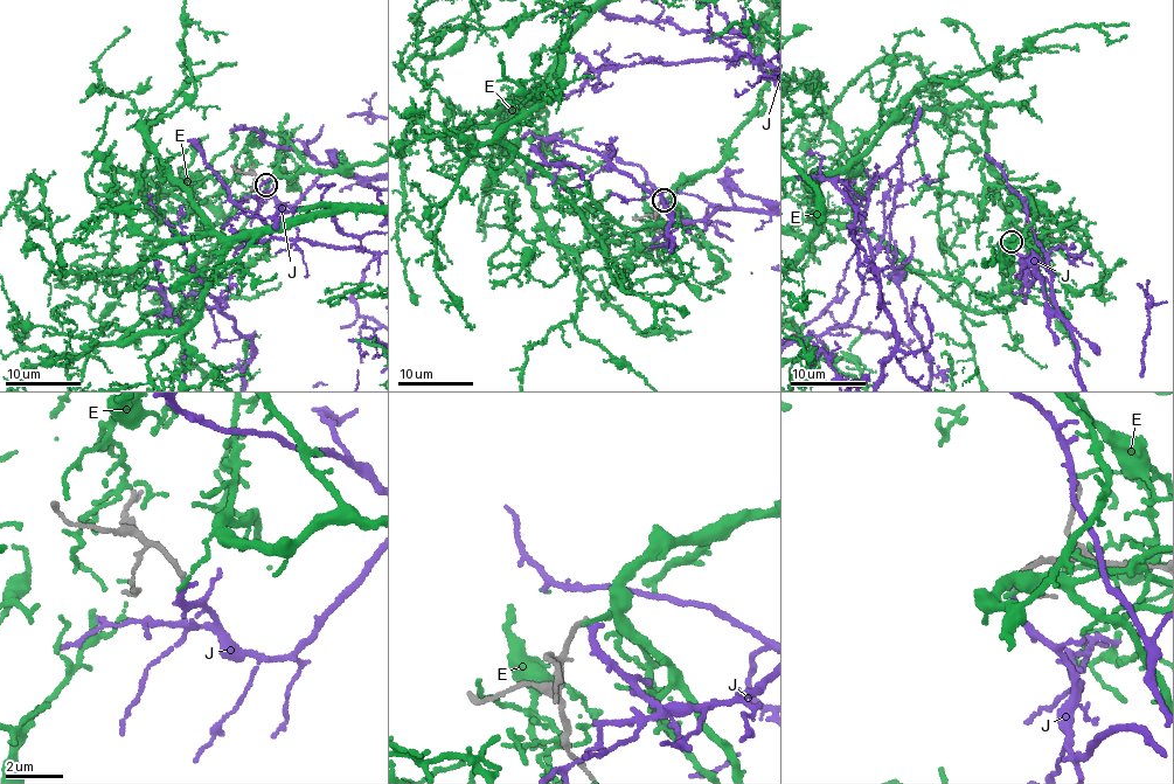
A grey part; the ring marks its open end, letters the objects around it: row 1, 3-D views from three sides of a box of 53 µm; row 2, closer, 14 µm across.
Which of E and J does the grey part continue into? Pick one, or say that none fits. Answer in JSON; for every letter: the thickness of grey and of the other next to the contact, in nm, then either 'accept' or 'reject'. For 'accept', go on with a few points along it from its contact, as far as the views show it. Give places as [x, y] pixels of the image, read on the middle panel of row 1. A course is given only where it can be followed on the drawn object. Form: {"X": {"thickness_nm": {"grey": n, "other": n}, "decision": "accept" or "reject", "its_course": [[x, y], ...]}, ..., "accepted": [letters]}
{"E": {"thickness_nm": {"grey": 180, "other": 140}, "decision": "reject"}, "J": {"thickness_nm": {"grey": 190, "other": 220}, "decision": "accept"}, "accepted": ["J"]}

